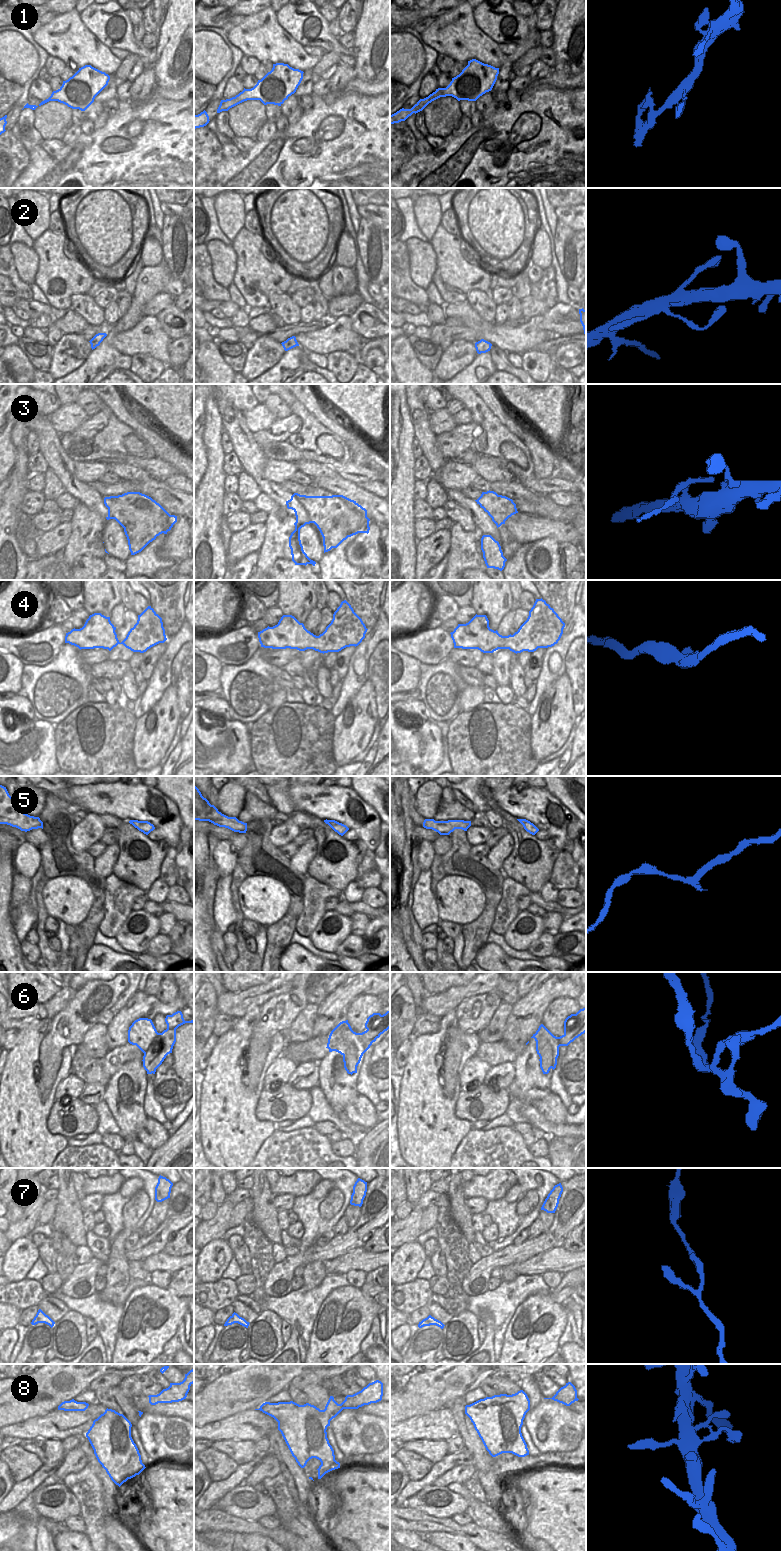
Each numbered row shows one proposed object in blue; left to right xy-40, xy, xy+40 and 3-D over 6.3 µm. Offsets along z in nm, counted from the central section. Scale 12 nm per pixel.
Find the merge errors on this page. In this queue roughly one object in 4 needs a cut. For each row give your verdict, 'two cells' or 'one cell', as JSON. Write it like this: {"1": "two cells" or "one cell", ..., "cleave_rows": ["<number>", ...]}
{"1": "one cell", "2": "one cell", "3": "one cell", "4": "one cell", "5": "one cell", "6": "two cells", "7": "one cell", "8": "one cell", "cleave_rows": ["6"]}

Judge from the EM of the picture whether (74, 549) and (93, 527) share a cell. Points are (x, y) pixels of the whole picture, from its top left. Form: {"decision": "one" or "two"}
{"decision": "two"}

